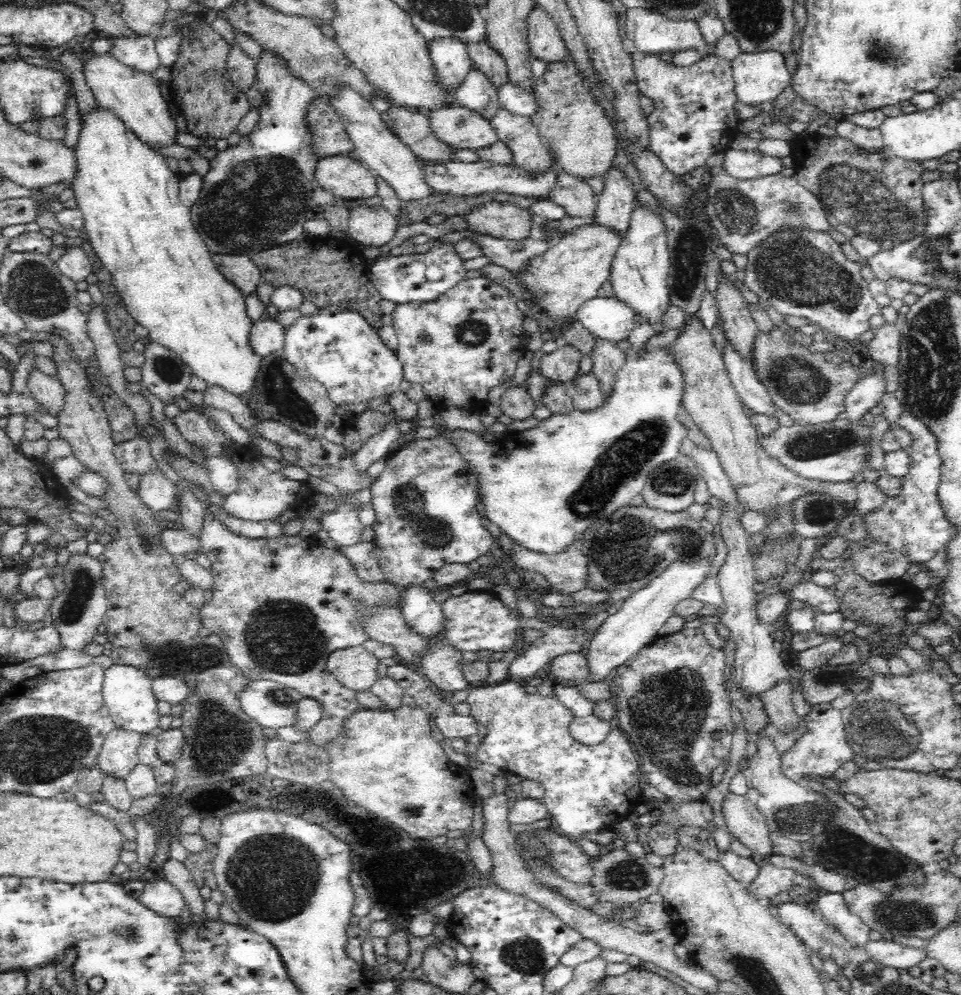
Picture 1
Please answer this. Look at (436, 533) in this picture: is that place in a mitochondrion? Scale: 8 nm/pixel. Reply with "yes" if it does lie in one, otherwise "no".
yes

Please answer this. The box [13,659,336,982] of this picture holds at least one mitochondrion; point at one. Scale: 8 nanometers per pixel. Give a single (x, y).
(272, 880)

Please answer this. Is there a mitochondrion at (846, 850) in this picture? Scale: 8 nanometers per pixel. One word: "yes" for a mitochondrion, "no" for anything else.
yes

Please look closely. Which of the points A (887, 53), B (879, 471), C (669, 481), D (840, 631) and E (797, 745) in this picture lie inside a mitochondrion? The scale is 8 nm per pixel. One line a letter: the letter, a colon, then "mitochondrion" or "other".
A: mitochondrion
B: other
C: mitochondrion
D: other
E: other

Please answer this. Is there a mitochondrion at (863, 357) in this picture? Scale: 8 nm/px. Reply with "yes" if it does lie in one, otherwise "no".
no

